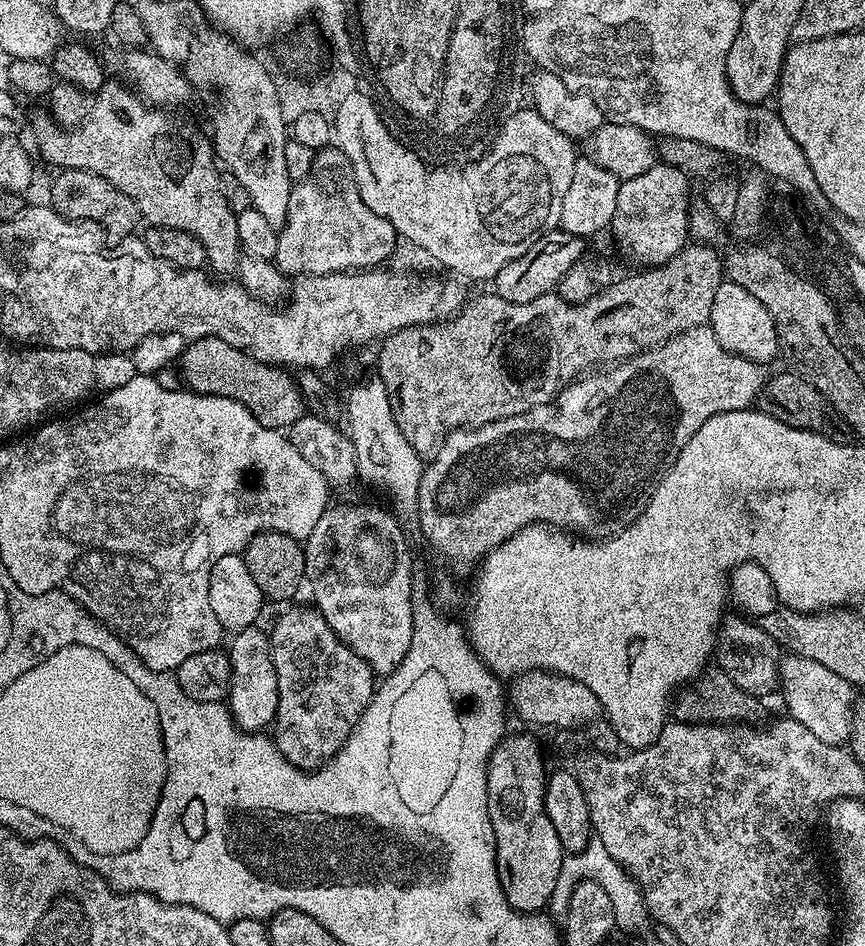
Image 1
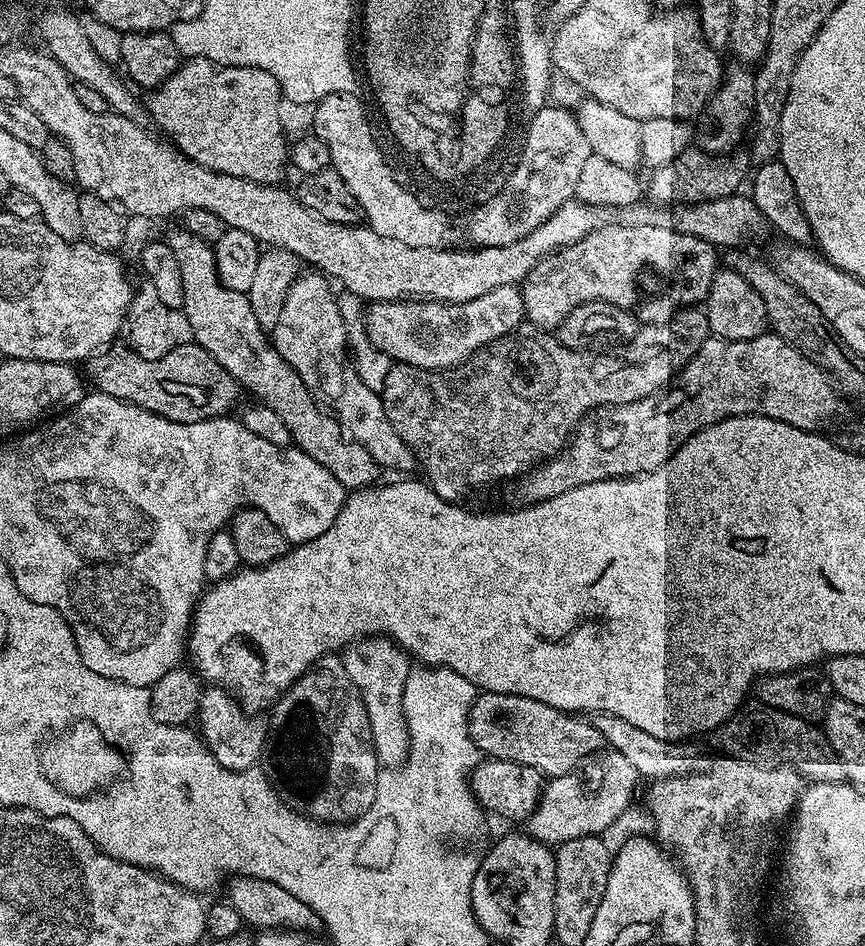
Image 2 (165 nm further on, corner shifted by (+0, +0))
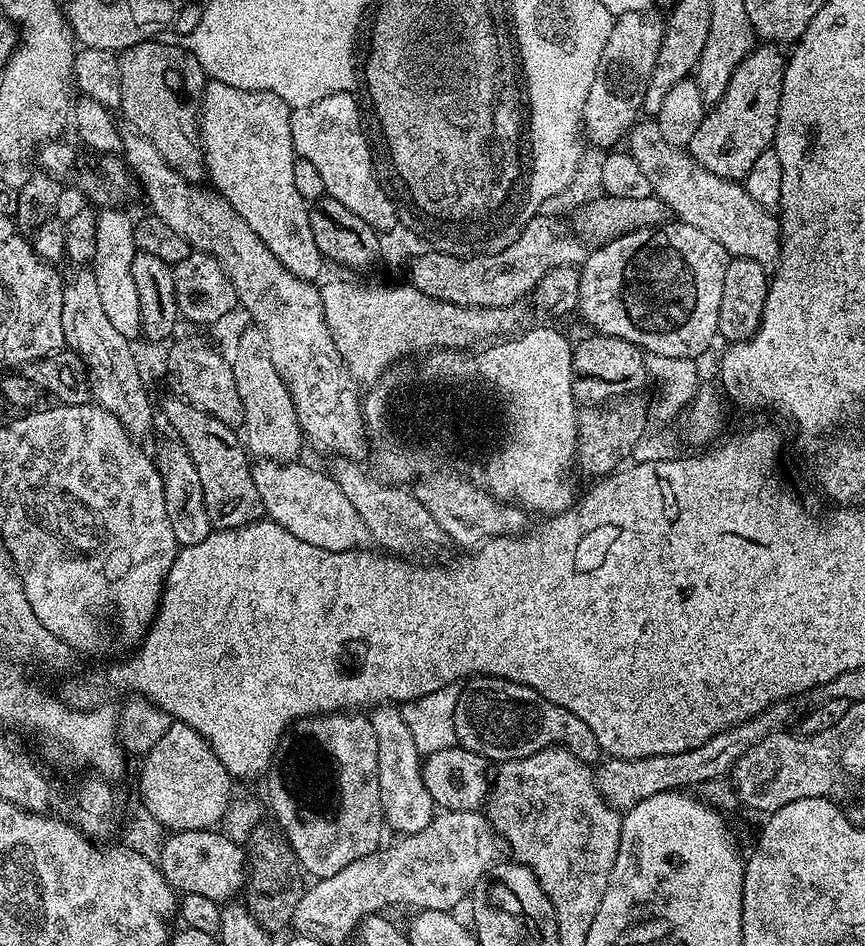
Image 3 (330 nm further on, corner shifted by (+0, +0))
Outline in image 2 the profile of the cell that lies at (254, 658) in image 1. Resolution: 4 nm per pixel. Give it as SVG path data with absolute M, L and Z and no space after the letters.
M208 686L200 693L200 708L195 719L200 720L198 735L205 746L214 754L214 758L226 770L246 770L257 767L266 752L266 728L263 723L255 720L232 693L219 686Z

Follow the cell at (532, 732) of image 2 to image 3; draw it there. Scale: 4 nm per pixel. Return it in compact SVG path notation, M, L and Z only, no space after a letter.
M476 676L461 687L452 725L456 744L489 762L526 758L553 746L564 748L585 762L593 762L602 756L594 730L590 730L582 718L574 718L574 714L562 710L562 706L554 706L554 702L542 698L542 694L530 686L493 676Z

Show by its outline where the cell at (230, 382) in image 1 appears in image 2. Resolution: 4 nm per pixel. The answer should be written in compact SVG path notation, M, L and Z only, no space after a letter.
M113 342L83 361L82 372L95 391L150 410L170 422L189 424L228 416L236 399L242 396L240 383L226 374L226 370L222 370L200 344L187 343L173 343L162 358L147 360L134 354L127 344Z

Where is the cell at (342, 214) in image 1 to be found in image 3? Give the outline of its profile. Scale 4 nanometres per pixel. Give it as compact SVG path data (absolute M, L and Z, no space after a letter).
M251 327L237 338L236 353L231 353L230 356L234 386L238 390L244 411L242 439L253 457L292 462L299 457L296 455L299 454L300 447L306 444L306 437L300 431L290 390L282 382L278 370L274 370L274 361L270 359L270 342L266 342L260 327Z

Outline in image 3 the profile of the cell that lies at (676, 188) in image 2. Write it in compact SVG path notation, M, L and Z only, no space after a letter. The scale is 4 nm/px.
M767 42L753 47L743 62L734 70L730 78L730 86L726 86L726 92L718 103L711 105L705 111L702 122L698 126L694 138L690 138L686 149L710 174L718 174L718 178L743 182L746 174L750 174L750 166L754 166L758 154L769 151L776 139L776 127L778 126L778 106L780 105L780 87L784 77L786 56L779 47Z

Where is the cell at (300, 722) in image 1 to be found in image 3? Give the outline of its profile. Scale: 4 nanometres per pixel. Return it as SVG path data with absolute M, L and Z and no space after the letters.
M345 710L326 712L318 716L301 716L281 736L279 747L273 754L271 765L266 773L266 779L268 779L268 800L272 803L273 814L276 815L277 822L275 821L275 823L282 829L288 844L294 850L296 861L300 863L301 869L309 877L312 875L312 878L316 880L330 878L334 874L338 874L338 870L346 870L346 866L350 866L350 862L358 862L358 858L366 858L381 847L380 835L386 832L386 825L378 786L378 738L374 738L374 726L367 715L356 710Z

